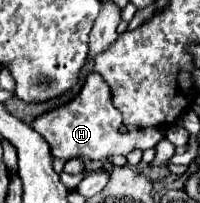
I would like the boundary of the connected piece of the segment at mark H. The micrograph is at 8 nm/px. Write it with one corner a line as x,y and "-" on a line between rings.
92,72
92,74
88,74
86,84
82,86
80,94
70,104
60,106
60,108
36,118
32,128
50,144
52,156
62,158
62,160
80,158
80,156
88,158
88,160
102,160
102,158
106,160
108,156
114,156
114,154
126,156
132,150
145,151
156,148
156,144
165,137
159,127
148,127
120,134
118,132
120,124
122,124
122,116
110,102
110,90
108,90
106,82
102,82
100,74

